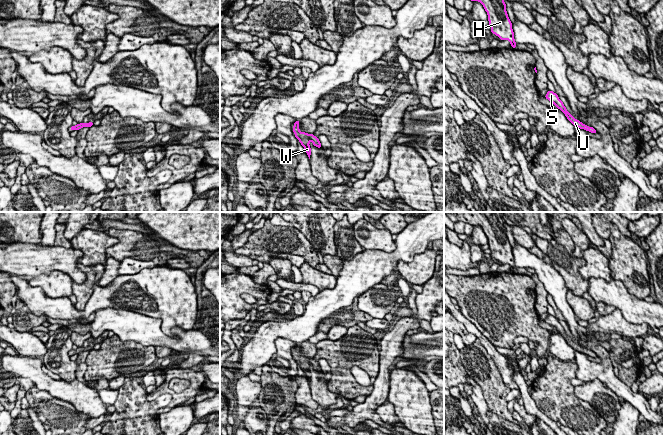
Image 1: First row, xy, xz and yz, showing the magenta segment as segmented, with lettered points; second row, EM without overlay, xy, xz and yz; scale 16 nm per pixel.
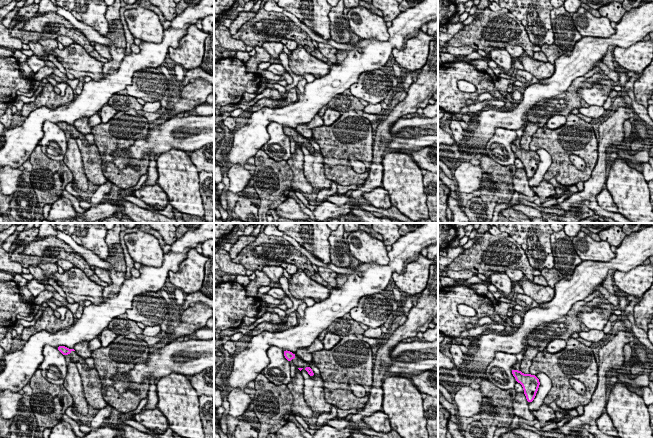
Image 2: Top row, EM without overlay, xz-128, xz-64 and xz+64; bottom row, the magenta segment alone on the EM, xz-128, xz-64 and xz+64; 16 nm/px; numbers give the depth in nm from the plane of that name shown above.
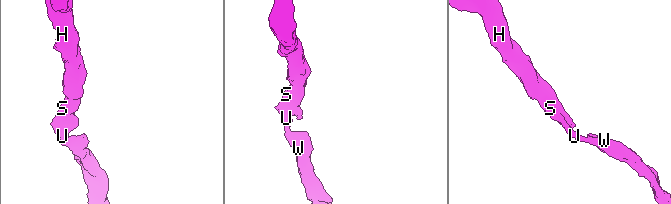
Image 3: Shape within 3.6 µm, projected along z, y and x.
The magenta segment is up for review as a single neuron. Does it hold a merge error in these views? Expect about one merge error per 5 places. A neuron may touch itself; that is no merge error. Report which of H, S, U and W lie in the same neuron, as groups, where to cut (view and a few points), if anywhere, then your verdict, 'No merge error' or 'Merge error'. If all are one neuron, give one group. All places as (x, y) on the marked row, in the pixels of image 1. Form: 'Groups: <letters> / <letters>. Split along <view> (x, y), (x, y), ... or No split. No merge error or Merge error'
Groups: H S U W. No split. No merge error

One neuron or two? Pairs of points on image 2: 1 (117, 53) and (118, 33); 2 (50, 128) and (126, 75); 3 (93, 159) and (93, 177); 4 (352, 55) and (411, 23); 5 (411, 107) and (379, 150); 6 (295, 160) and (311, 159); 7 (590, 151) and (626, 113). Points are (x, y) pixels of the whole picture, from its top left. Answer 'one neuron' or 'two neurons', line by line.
1: one neuron
2: two neurons
3: one neuron
4: one neuron
5: one neuron
6: two neurons
7: two neurons

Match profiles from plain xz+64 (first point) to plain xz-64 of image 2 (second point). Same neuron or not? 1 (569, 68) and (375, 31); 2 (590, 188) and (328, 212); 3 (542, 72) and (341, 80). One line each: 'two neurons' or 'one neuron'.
1: two neurons
2: one neuron
3: two neurons

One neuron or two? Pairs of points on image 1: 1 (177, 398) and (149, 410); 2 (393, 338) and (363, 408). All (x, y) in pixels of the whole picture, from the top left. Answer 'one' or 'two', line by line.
1: two
2: one

